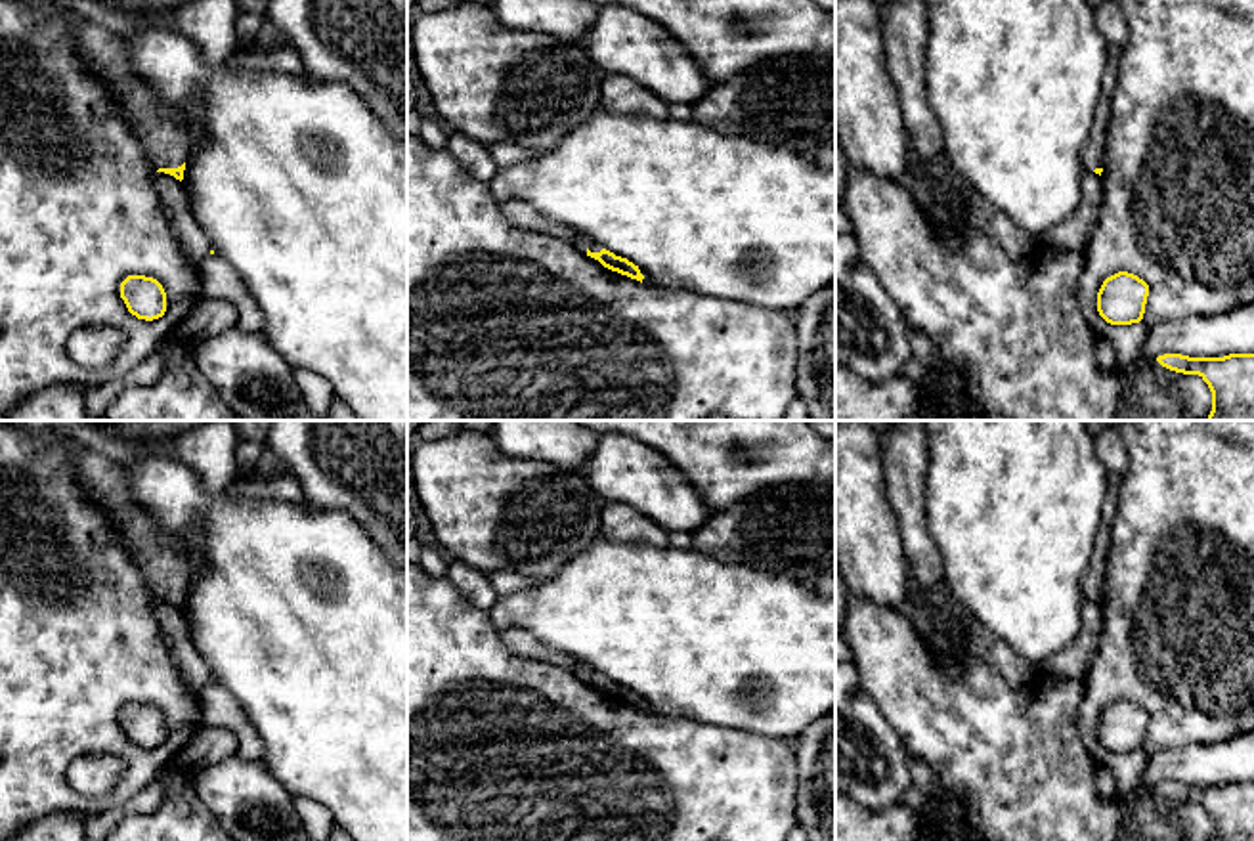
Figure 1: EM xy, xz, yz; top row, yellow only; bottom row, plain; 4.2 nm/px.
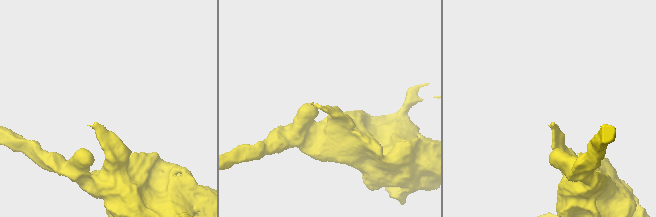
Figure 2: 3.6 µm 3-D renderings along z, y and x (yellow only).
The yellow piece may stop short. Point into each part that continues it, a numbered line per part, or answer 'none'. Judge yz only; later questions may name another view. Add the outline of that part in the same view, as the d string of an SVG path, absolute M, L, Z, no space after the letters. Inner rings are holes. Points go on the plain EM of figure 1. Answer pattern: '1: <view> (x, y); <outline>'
1: yz (1107, 446); M1105 426L1093 442L1093 451L1107 470L1107 493L1101 505L1101 522L1093 541L1090 566L1082 575L1082 593L1086 600L1103 596L1105 564L1111 547L1113 520L1118 508L1118 487L1126 470L1126 449L1118 426Z

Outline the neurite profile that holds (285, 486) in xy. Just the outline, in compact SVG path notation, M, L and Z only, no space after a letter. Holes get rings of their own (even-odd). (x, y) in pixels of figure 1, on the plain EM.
M287 470L285 474L239 474L229 491L235 497L249 497L260 501L287 501L304 505L304 493L298 480Z

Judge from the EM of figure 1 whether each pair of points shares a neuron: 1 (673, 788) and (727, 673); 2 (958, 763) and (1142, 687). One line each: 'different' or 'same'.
1: different
2: different

